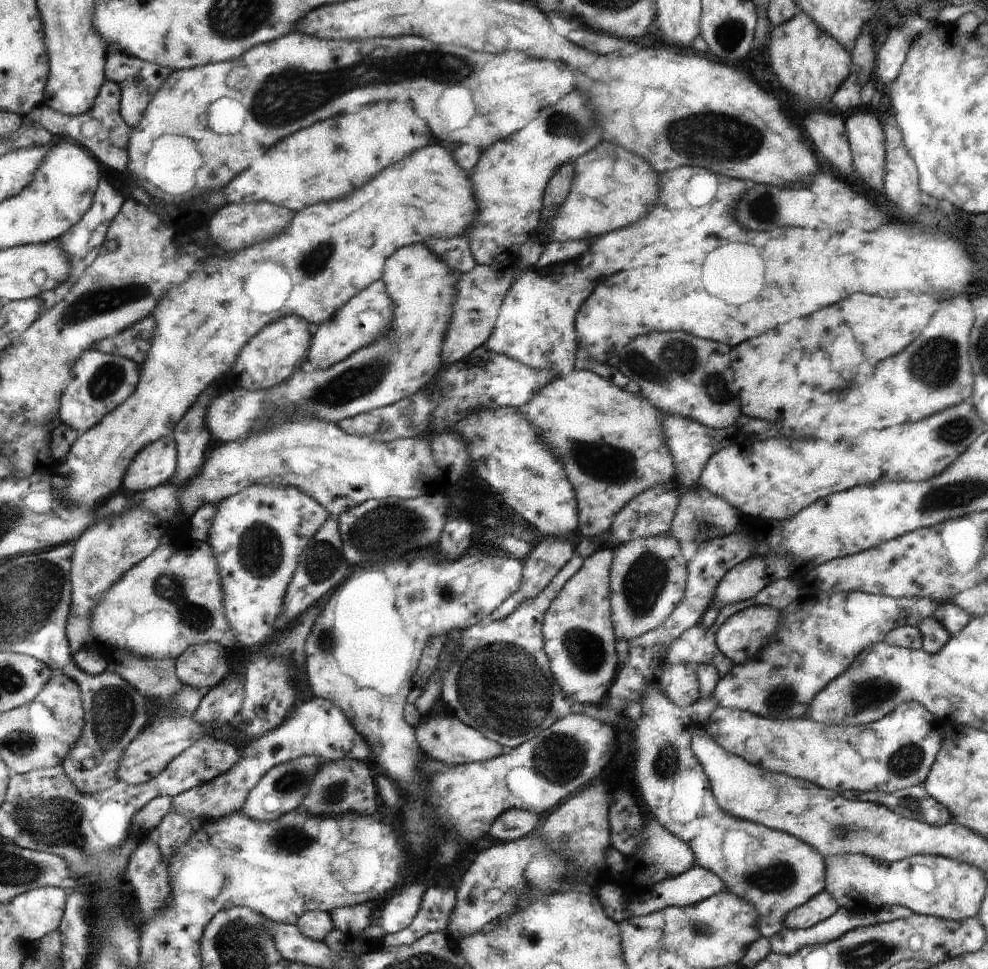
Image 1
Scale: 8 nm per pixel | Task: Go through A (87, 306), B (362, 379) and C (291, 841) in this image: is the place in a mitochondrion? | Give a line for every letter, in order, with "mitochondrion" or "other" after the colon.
A: mitochondrion
B: mitochondrion
C: mitochondrion

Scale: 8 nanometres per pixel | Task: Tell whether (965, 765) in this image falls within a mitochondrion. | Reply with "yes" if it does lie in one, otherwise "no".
no

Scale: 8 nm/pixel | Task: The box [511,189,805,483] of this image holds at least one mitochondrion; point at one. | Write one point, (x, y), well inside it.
(677, 359)

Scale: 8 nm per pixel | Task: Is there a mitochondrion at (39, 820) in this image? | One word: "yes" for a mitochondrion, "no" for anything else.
yes

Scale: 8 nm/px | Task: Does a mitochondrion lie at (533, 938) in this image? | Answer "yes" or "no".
no

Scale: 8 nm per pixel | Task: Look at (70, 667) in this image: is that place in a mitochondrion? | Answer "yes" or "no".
no

